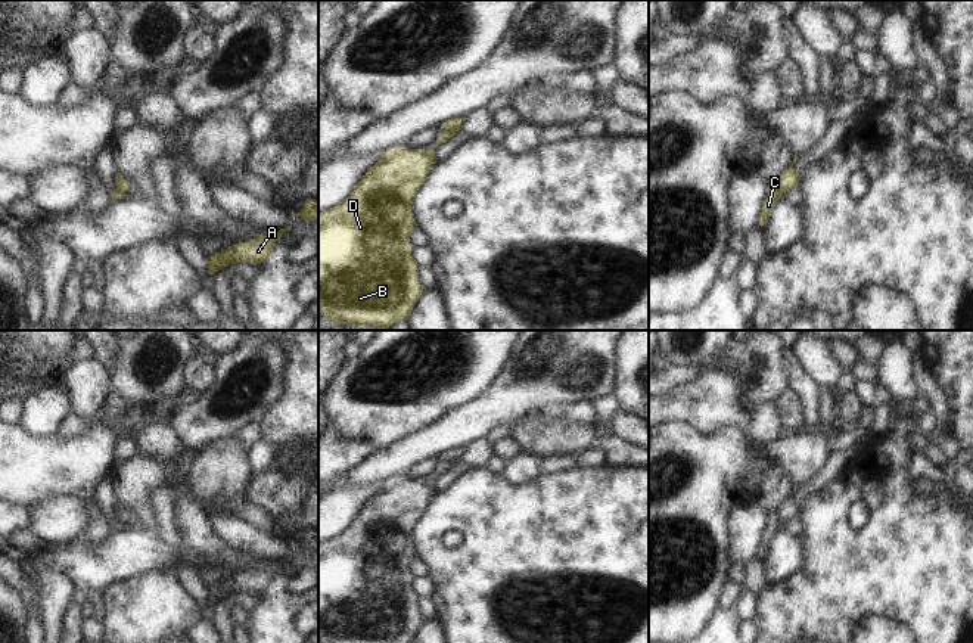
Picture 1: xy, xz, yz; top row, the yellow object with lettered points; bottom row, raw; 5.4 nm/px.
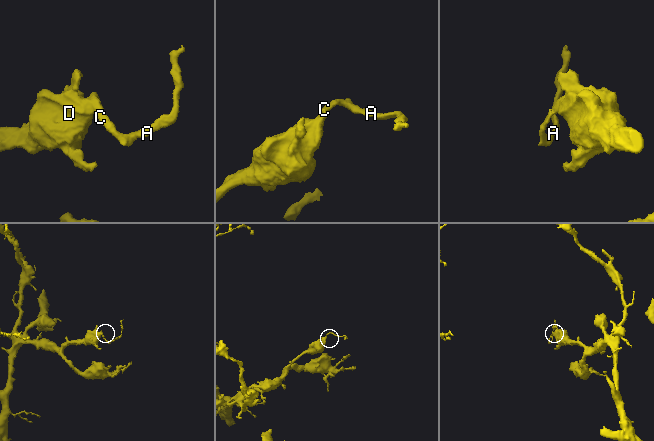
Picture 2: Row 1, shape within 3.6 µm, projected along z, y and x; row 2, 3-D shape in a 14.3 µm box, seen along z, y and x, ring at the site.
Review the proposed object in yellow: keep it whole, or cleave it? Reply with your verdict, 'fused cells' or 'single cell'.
fused cells

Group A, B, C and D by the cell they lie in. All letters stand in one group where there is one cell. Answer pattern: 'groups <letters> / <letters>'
groups A C / B D

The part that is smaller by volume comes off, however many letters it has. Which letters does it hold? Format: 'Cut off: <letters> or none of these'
Cut off: A, C.

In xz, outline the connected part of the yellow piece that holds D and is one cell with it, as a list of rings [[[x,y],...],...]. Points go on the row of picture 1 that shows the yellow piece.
[[[397,146],[382,153],[349,196],[318,214],[318,316],[338,323],[389,329],[408,316],[423,292],[410,234],[414,195],[436,164],[433,147]]]

